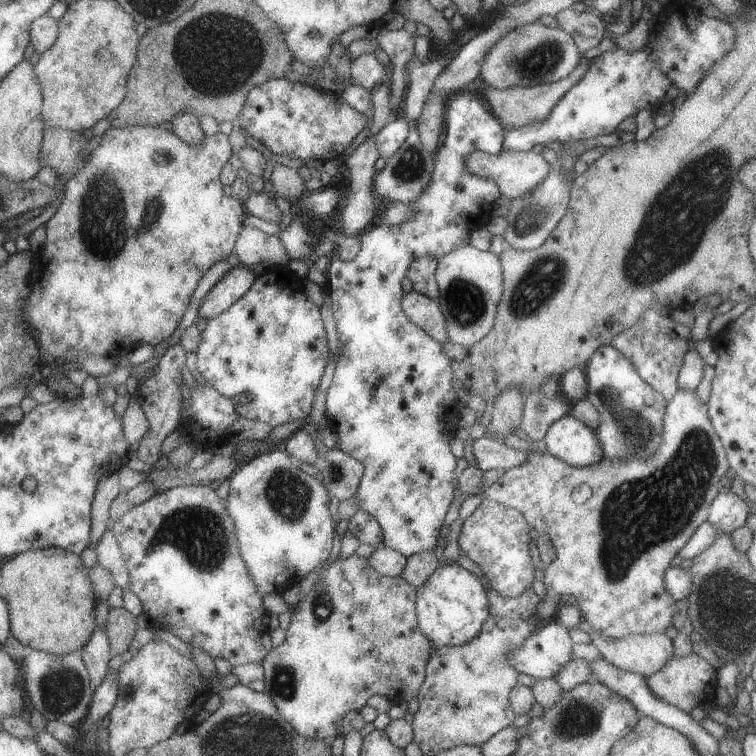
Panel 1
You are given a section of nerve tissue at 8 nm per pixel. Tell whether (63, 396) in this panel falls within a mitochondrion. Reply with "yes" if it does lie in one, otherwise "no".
no

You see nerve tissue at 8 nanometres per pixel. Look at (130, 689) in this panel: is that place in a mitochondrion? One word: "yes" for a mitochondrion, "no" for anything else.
yes

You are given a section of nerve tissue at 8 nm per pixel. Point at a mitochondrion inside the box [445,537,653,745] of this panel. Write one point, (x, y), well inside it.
(575, 719)

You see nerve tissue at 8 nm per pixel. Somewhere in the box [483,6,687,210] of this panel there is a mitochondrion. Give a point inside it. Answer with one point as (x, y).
(542, 60)

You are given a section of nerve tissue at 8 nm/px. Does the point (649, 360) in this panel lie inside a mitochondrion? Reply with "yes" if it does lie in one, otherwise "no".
no

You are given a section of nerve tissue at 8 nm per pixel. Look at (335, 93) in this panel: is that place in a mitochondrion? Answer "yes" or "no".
no

